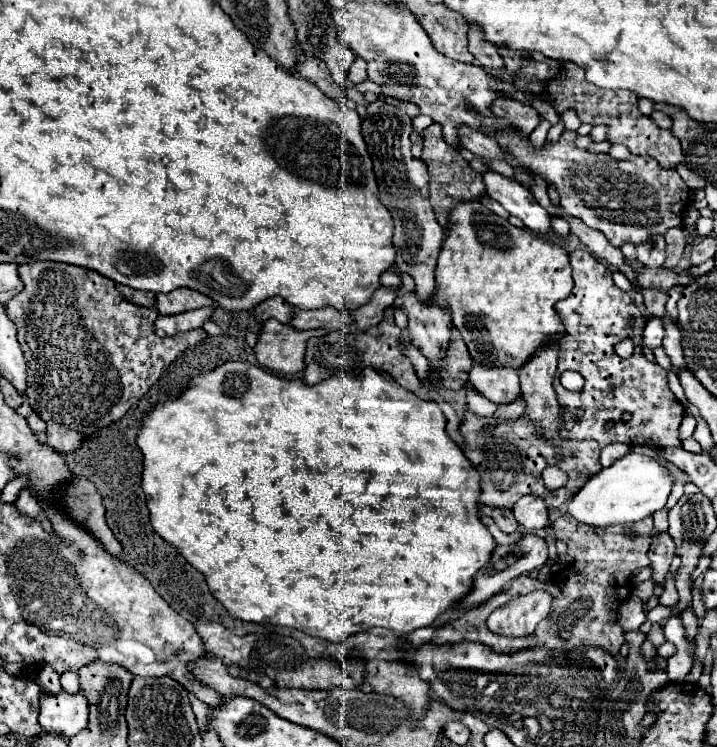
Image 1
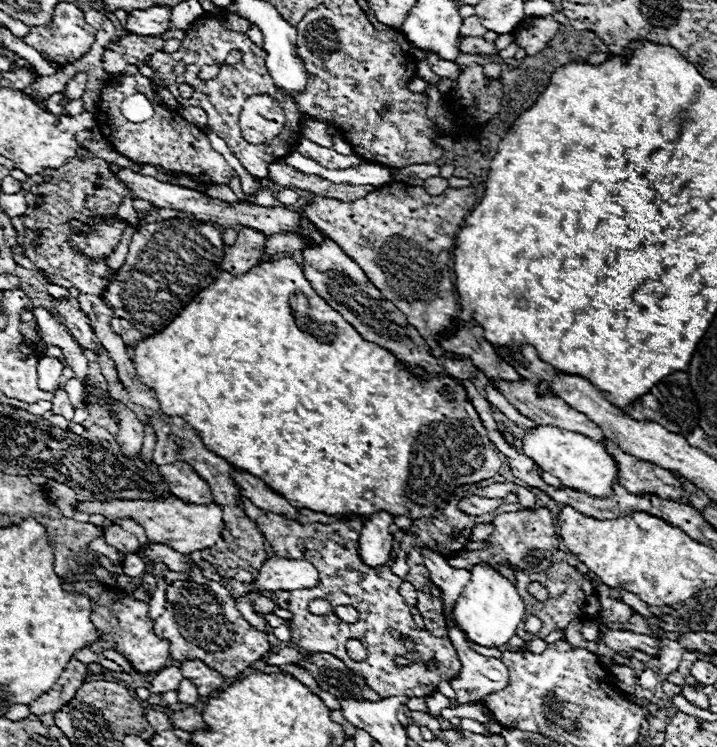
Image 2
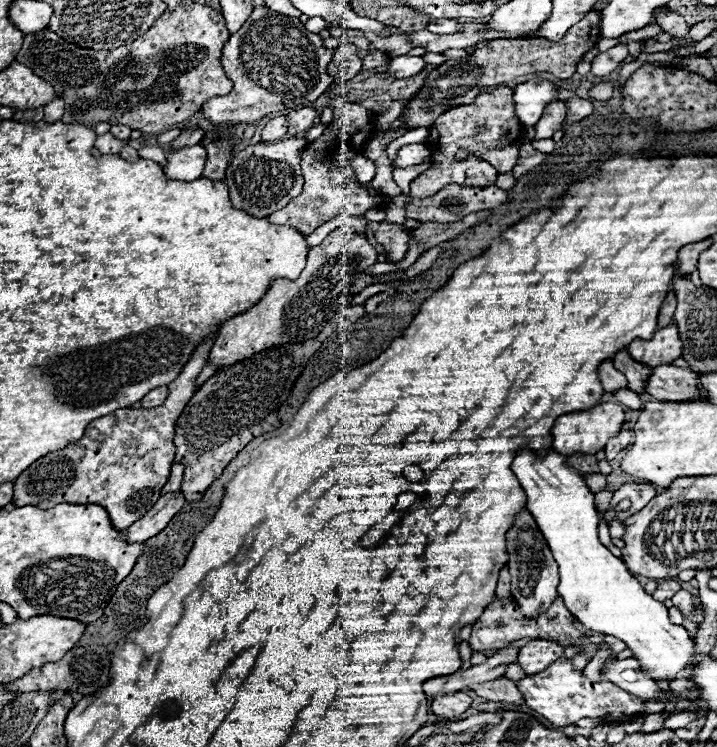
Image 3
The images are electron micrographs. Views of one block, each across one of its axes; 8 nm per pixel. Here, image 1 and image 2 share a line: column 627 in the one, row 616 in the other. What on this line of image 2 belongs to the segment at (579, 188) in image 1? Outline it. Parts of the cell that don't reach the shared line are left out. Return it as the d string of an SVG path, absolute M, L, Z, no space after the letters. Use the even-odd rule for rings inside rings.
M198 566L188 570L190 582L174 580L166 588L166 612L156 618L154 632L158 638L170 642L170 656L174 660L196 658L208 664L224 678L234 678L252 662L270 652L268 634L252 628L238 612L230 592L214 580L202 576Z

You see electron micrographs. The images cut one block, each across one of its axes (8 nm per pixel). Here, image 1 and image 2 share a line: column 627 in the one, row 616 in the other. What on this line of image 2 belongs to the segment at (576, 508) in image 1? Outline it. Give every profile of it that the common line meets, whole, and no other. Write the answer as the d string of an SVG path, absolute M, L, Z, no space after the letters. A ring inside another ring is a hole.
M476 564L468 568L472 578L464 586L460 598L454 606L454 620L466 632L466 636L480 644L480 646L500 646L506 644L514 634L518 624L524 620L524 600L520 598L516 586L504 578L494 566L490 564Z

